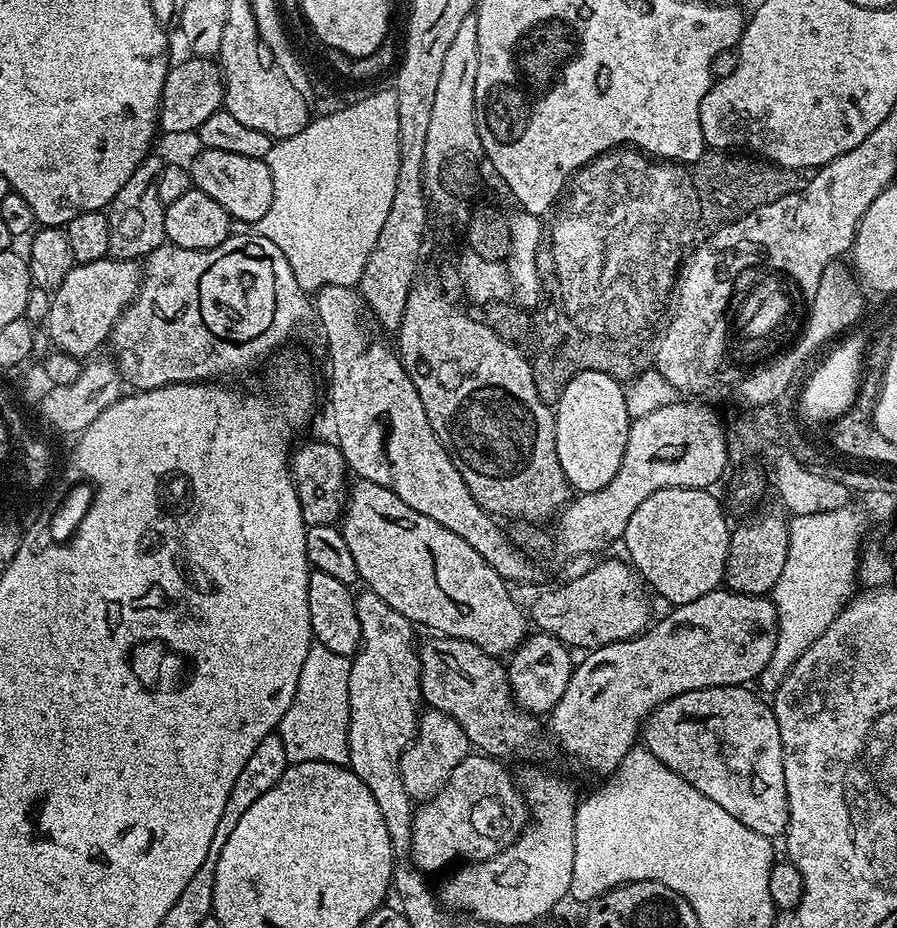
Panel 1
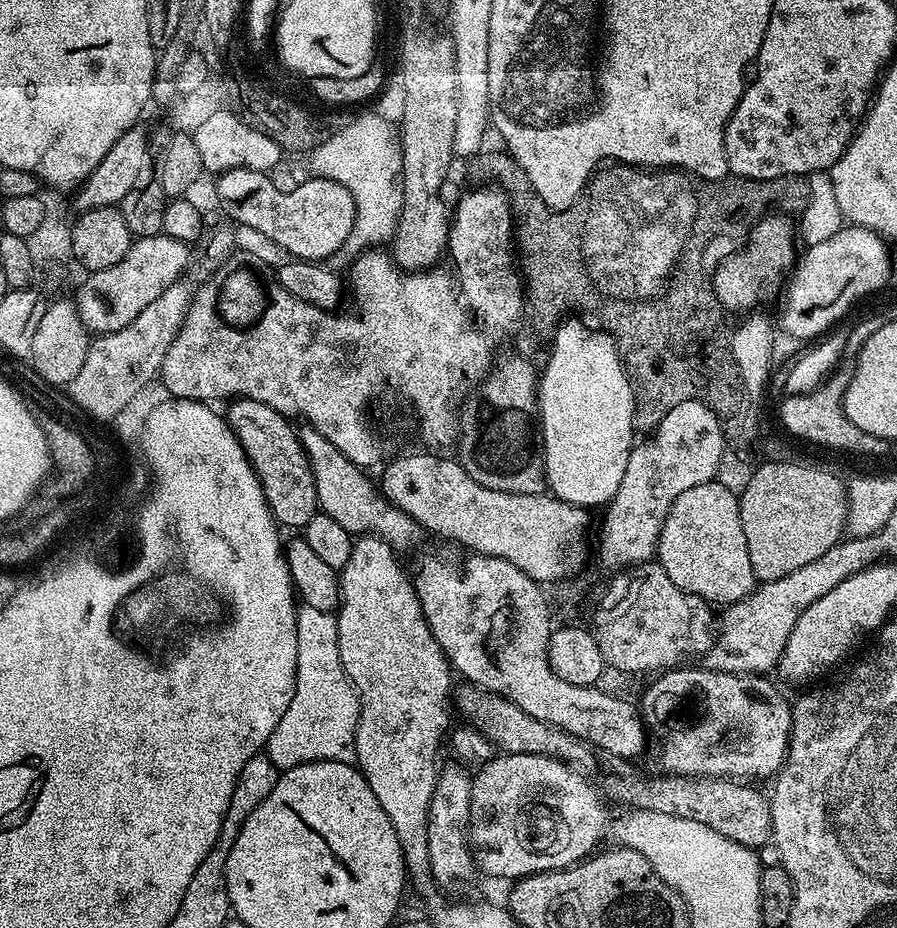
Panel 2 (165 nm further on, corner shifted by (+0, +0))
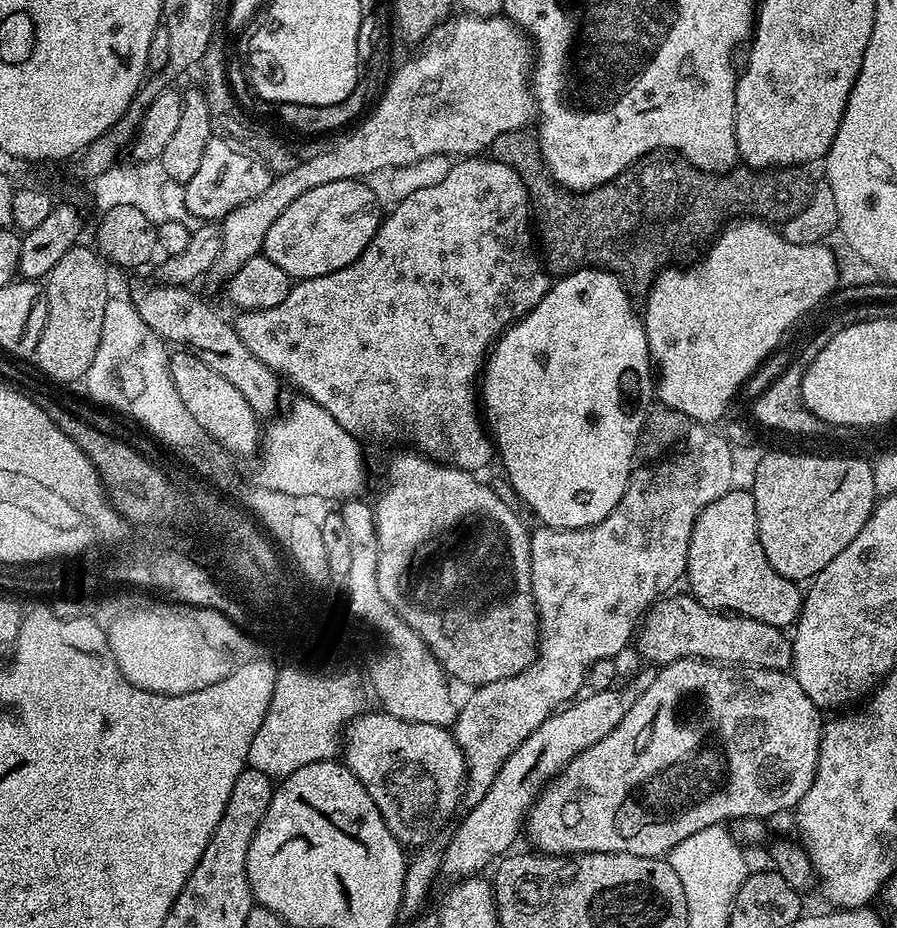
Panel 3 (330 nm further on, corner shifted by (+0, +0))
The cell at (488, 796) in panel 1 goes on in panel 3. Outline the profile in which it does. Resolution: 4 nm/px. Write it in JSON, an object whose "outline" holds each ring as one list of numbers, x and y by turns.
{"outline":[[695,658,690,660,676,660,673,664,665,664,656,672,654,682,650,682,650,686,643,689,639,693,640,697,637,700,633,699,628,706,628,713,622,718,622,722,616,729,614,729,609,736,602,738,594,746,590,746,582,754,578,754,568,765,555,776,552,783,536,797,536,802,532,809,528,811,528,818,526,821,526,836,528,832,528,840,533,849,537,853,546,856,578,856,585,852,621,852,622,854,634,854,635,856,654,856,657,858,667,857,674,846,678,846,678,842,682,842,684,838,690,838,690,834,698,834,698,830,706,830,708,826,715,824,727,825,734,820,741,820,742,818,750,818,751,816,757,818,769,818,768,816,776,816,779,812,795,809,796,805,800,803,800,799,804,797,806,792,810,790,810,786,814,782,816,774,816,767,818,766,818,758,820,757,820,739,824,733,825,721,820,720,822,716,821,709,817,708,814,702,810,702,810,698,806,698,806,690,802,690,802,686,798,686,798,682,788,672,775,672,774,670,766,670,765,668,754,668,751,666,729,666,727,664,719,663,715,660,697,660]]}

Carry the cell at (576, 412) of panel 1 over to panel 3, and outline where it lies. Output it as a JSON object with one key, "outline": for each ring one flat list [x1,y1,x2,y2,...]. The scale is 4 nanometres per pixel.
{"outline":[[580,268,576,272,561,275,560,280,551,285,548,293,522,317,511,324,501,336,496,337,492,351,488,353,482,373,482,383,478,388,478,396,482,401,482,412,486,417,487,427,494,441,498,460,504,463,504,472,512,483,512,488,524,499,524,504,537,516,539,523,546,528,561,528,562,530,578,530,592,528,602,518,606,518,618,506,622,494,626,490,628,480,632,477,634,461,637,459,636,443,638,434,648,416,648,409,654,404,654,364,650,359,648,339,644,329,643,319,632,309,634,303,624,283,603,268]]}

